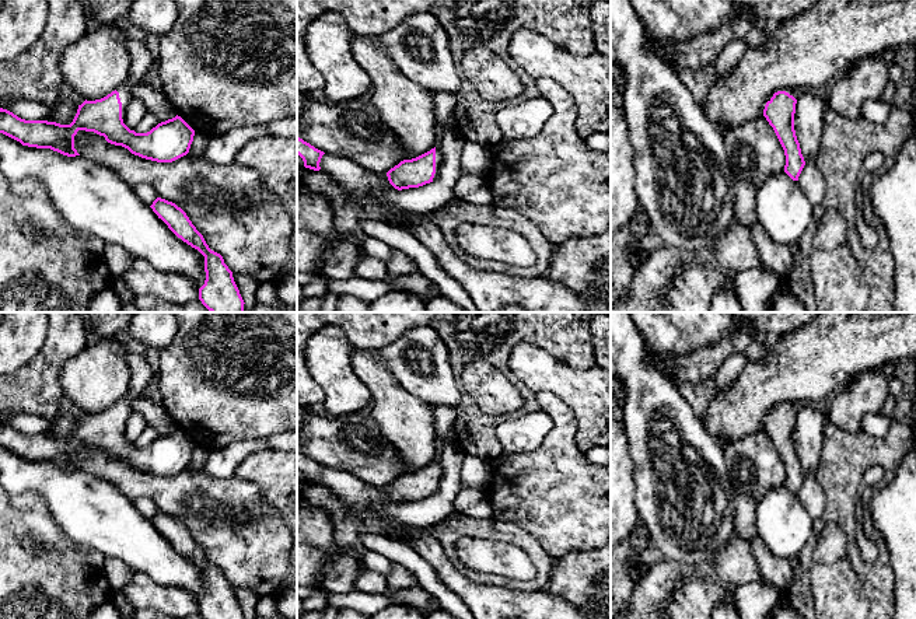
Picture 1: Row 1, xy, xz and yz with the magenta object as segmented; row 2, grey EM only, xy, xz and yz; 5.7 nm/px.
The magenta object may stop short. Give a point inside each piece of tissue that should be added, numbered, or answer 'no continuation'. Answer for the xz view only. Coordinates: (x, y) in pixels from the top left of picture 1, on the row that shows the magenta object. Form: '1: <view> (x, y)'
1: xz (439, 158)

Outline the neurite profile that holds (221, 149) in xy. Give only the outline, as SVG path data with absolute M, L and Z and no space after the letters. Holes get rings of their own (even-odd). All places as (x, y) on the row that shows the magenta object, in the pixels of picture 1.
M266 125L233 129L223 134L210 136L204 158L220 165L234 162L238 151L251 140L268 136Z

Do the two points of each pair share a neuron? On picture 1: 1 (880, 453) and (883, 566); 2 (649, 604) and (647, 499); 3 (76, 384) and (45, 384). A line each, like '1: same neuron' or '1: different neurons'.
1: same neuron
2: different neurons
3: different neurons

